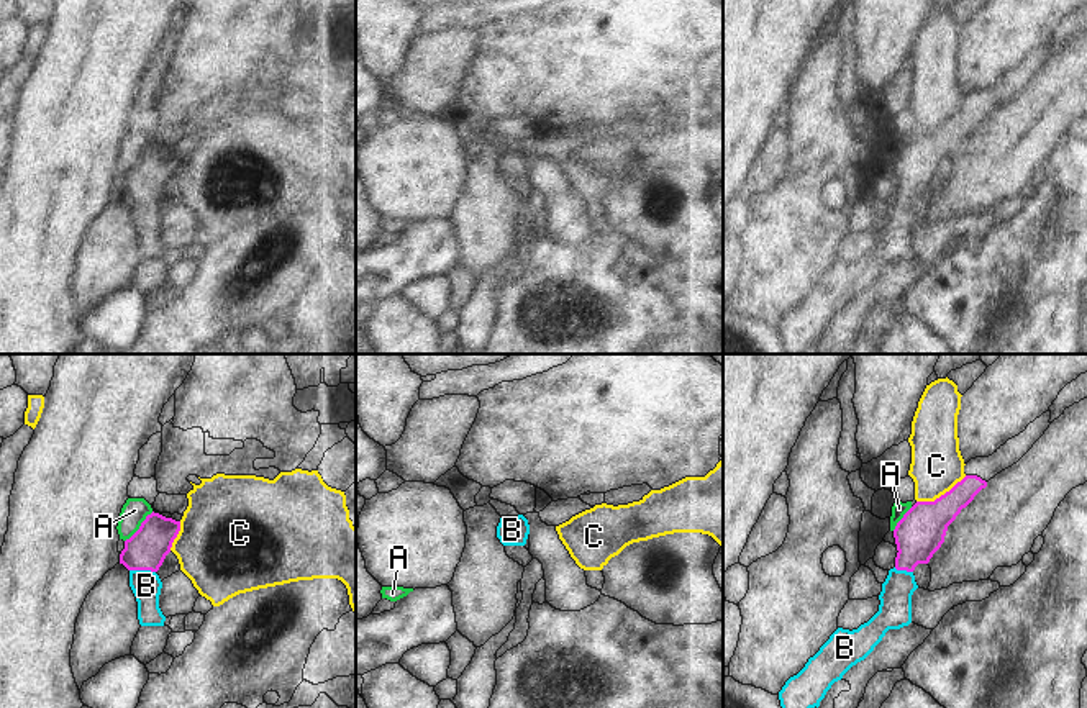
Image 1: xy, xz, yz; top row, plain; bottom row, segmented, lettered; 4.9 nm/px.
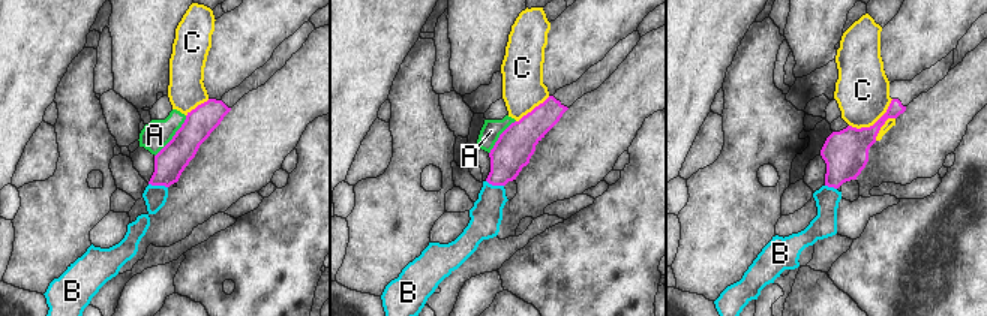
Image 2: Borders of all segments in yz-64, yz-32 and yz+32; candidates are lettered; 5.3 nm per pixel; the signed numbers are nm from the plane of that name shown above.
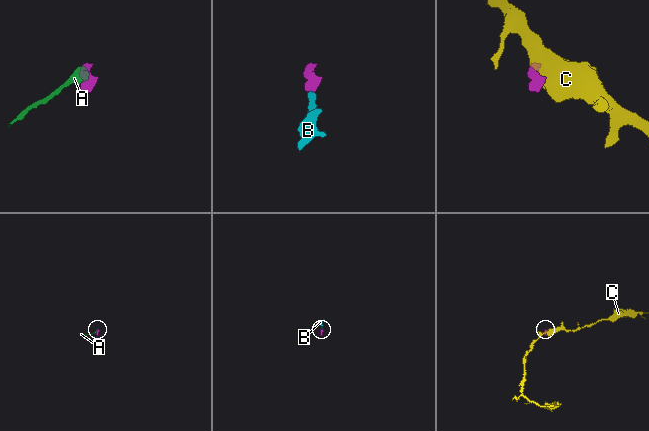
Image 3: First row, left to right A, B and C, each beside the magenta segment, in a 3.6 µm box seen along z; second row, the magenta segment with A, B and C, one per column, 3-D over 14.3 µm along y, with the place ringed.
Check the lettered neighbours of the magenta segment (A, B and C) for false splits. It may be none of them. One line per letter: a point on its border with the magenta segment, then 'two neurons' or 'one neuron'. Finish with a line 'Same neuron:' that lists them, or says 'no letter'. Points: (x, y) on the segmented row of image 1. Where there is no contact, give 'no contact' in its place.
A: meets magenta in xy at (140, 526); two neurons
B: meets magenta in xy at (143, 569); one neuron
C: meets magenta in yz at (941, 495); two neurons
Same neuron: B

